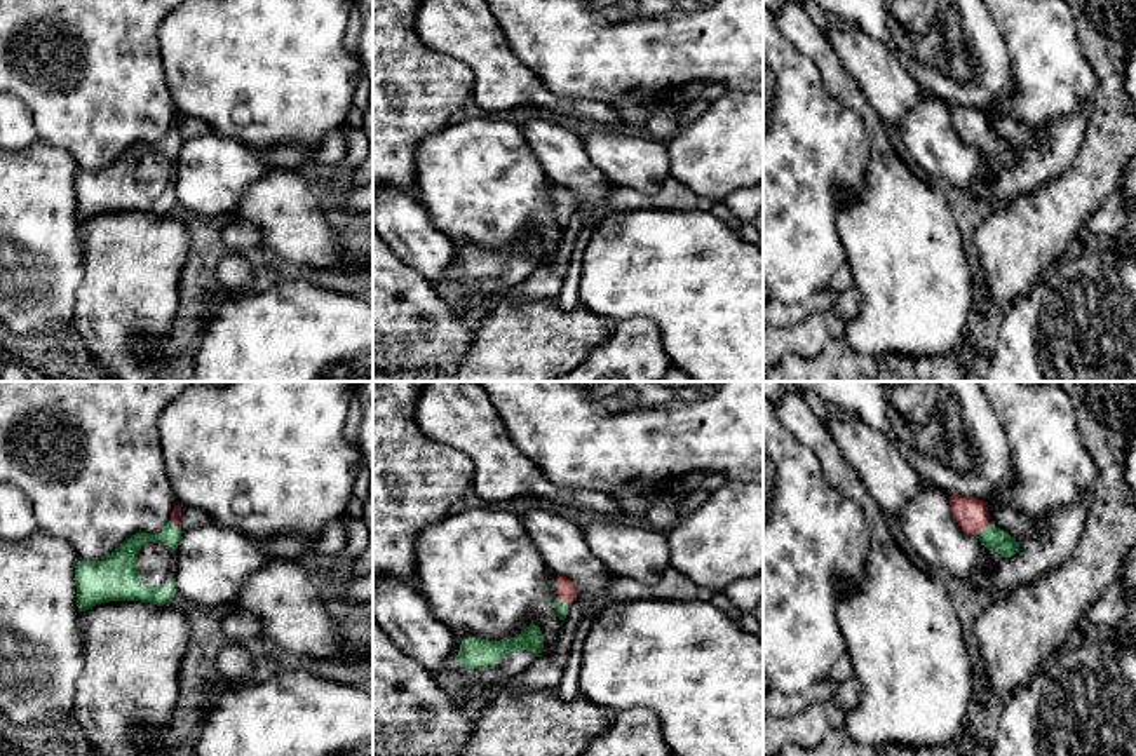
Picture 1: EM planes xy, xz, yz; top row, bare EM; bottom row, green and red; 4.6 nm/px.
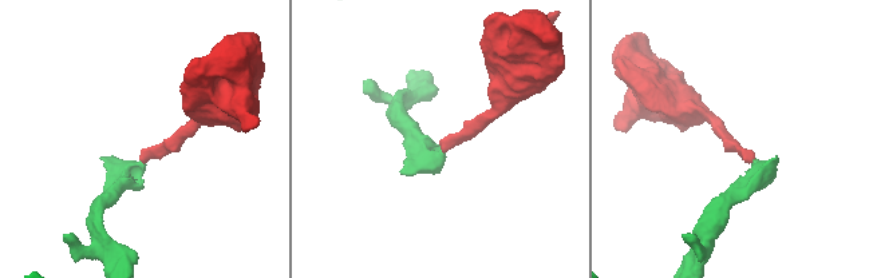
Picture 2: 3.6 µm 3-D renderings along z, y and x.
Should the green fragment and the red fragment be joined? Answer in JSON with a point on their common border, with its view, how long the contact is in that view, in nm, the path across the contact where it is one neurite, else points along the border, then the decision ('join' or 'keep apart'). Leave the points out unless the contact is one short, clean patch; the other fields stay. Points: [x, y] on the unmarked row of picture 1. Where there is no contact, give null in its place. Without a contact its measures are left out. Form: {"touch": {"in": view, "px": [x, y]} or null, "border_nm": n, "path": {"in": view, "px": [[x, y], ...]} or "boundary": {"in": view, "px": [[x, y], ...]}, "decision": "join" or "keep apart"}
{"touch": {"in": "xz", "px": [561, 211]}, "border_nm": 80, "path": {"in": "xz", "px": [[561, 218], [561, 211], [567, 202]]}, "decision": "join"}

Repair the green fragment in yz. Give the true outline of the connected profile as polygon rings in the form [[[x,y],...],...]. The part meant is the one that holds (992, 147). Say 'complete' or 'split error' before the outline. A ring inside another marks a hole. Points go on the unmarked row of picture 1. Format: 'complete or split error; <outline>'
split error; [[[951,105],[950,113],[964,143],[977,145],[986,159],[1002,167],[1011,167],[1019,162],[1016,148],[990,132],[986,111],[972,106]]]

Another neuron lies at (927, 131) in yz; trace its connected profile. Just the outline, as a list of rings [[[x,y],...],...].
[[[925,92],[897,129],[913,160],[932,179],[944,179],[997,207],[1037,190],[1073,162],[1091,110],[1091,103],[1085,103],[1072,115],[1031,131],[1037,141],[1016,148],[1019,162],[1011,167],[986,159],[979,145],[964,143],[950,106],[932,94]]]

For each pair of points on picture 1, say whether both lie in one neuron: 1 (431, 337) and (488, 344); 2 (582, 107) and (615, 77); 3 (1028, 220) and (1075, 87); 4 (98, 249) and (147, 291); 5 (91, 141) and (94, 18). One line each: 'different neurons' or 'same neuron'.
1: different neurons
2: different neurons
3: different neurons
4: same neuron
5: same neuron

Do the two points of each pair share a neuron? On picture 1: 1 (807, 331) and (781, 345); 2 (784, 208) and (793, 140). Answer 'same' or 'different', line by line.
1: same
2: same

